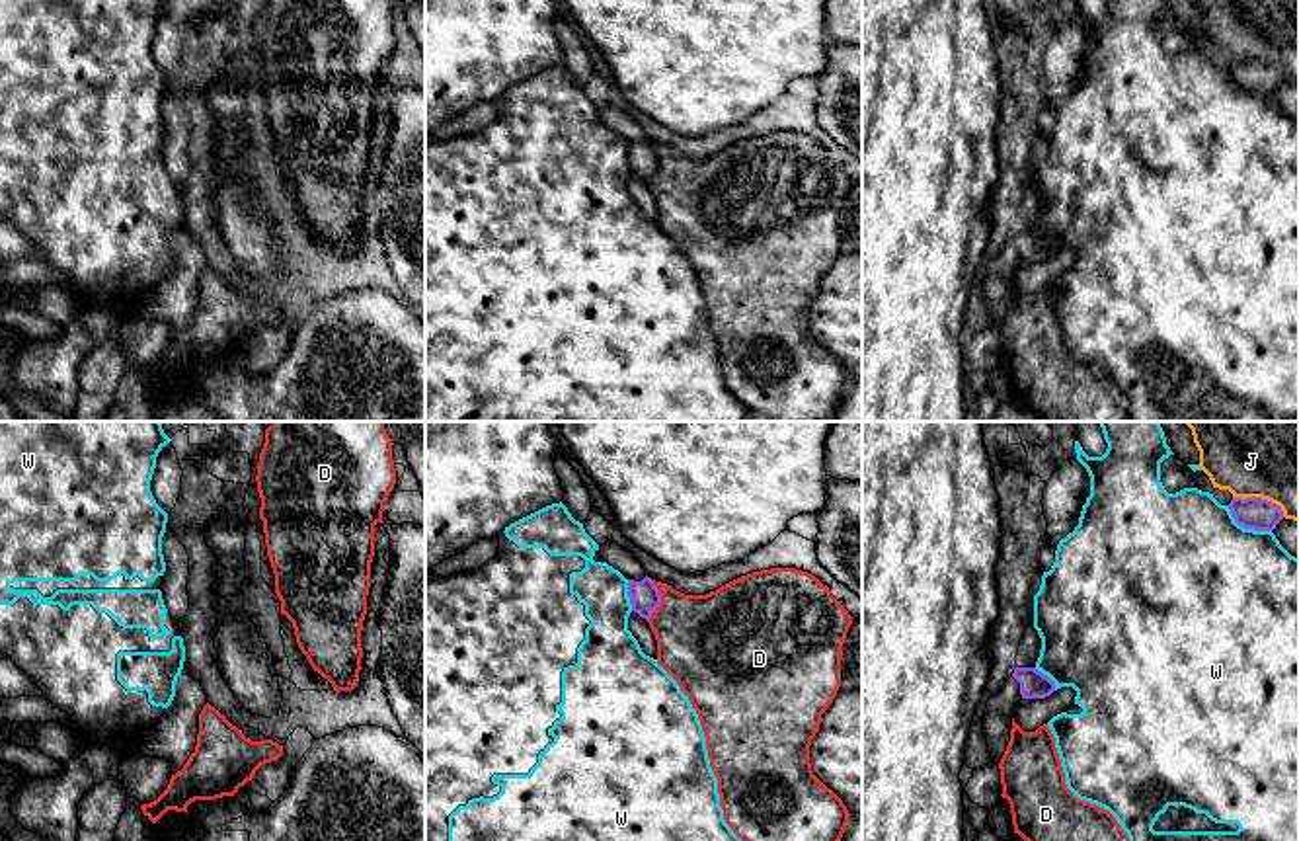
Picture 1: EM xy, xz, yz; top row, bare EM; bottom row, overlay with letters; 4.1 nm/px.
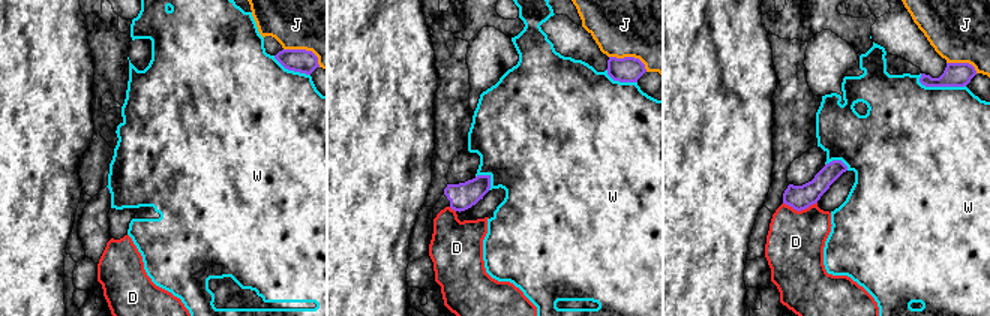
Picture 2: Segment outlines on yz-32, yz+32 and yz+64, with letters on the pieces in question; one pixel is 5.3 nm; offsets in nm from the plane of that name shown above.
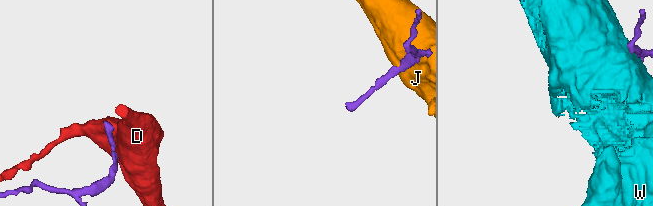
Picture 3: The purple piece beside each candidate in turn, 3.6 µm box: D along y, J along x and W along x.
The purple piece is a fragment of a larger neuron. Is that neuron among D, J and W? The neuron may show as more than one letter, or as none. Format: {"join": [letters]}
{"join": []}

